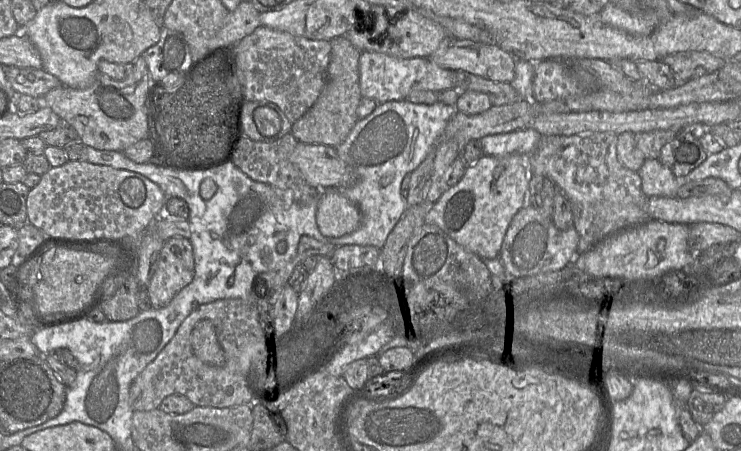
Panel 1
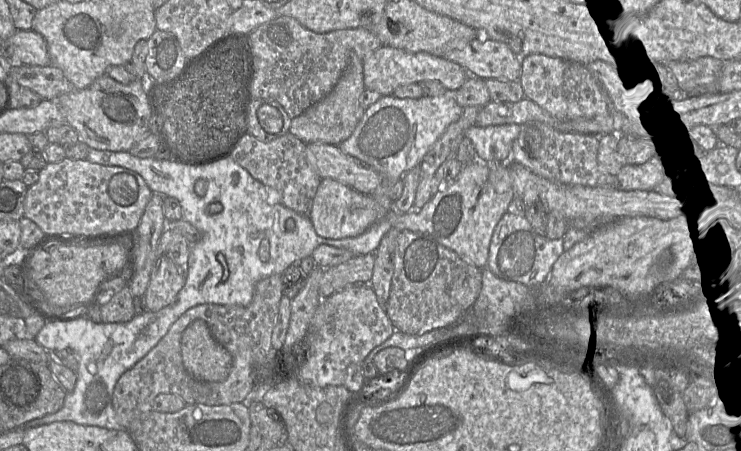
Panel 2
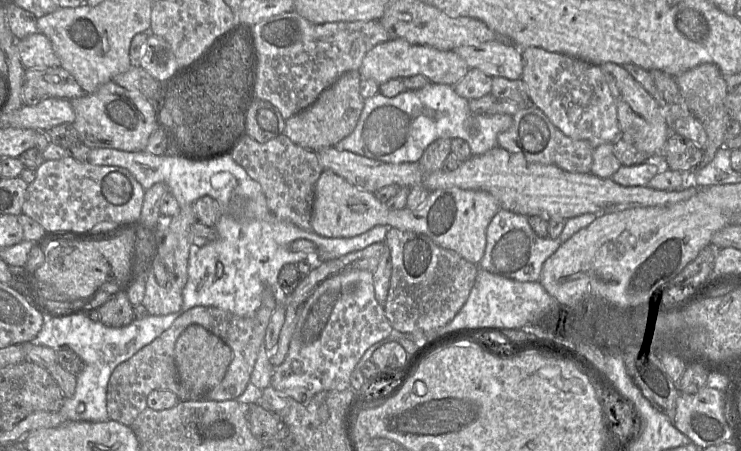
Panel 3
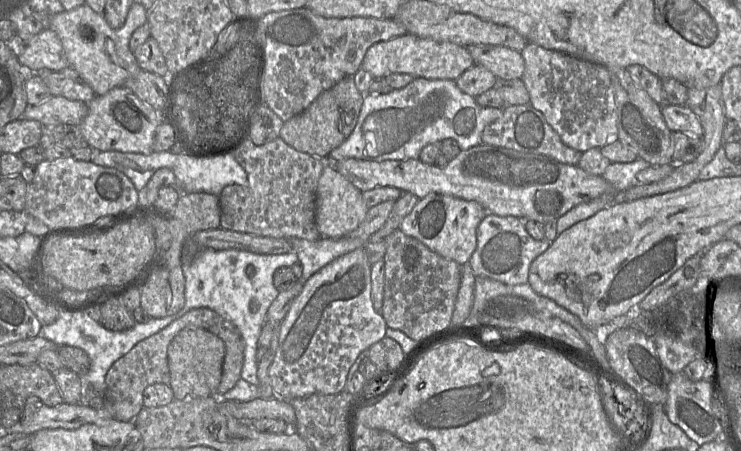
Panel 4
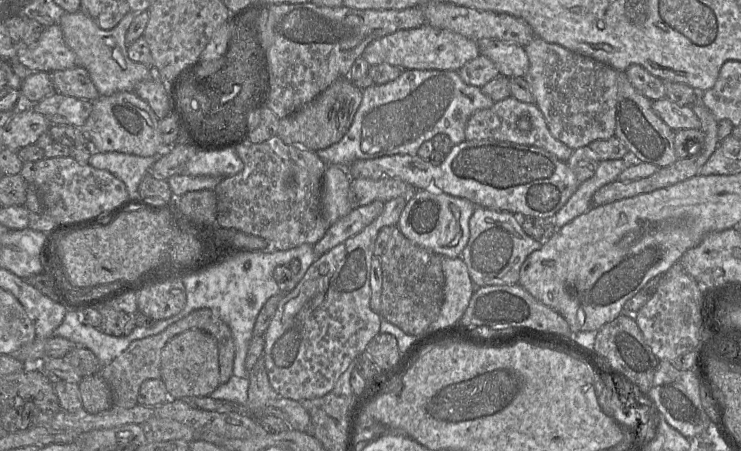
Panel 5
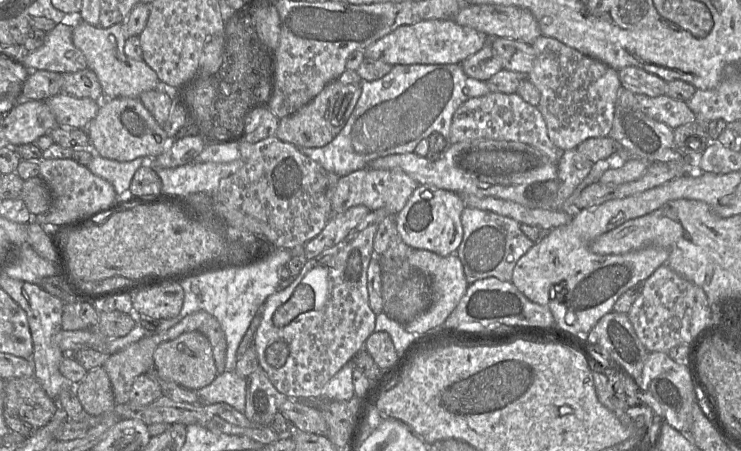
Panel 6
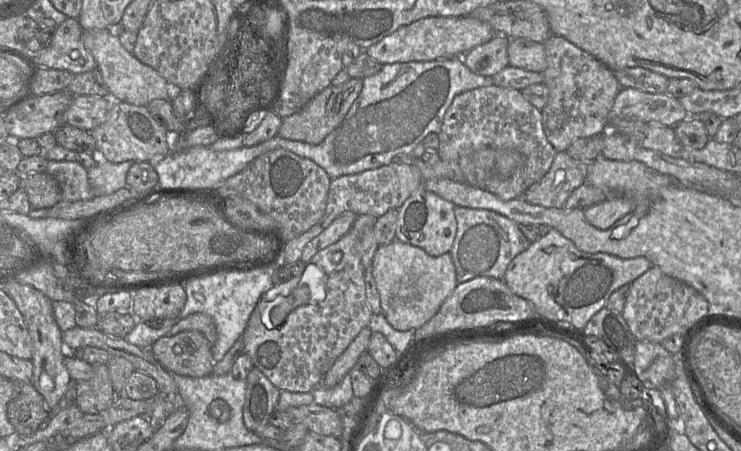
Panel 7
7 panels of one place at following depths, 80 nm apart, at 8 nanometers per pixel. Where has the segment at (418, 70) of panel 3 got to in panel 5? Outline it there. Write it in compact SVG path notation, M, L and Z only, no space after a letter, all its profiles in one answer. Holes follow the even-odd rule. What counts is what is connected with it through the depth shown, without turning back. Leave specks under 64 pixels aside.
M425 23L420 27L400 30L370 42L361 56L370 66L388 63L403 70L458 71L479 55L477 41L450 30L434 28Z

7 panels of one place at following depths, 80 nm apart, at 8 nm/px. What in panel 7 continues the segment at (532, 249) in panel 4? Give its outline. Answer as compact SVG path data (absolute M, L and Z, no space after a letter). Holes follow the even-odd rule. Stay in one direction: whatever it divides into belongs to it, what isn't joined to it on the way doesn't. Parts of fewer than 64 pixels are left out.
M455 206L454 213L457 232L449 254L455 266L457 283L465 283L476 277L503 280L509 263L531 244L519 225L488 209Z

